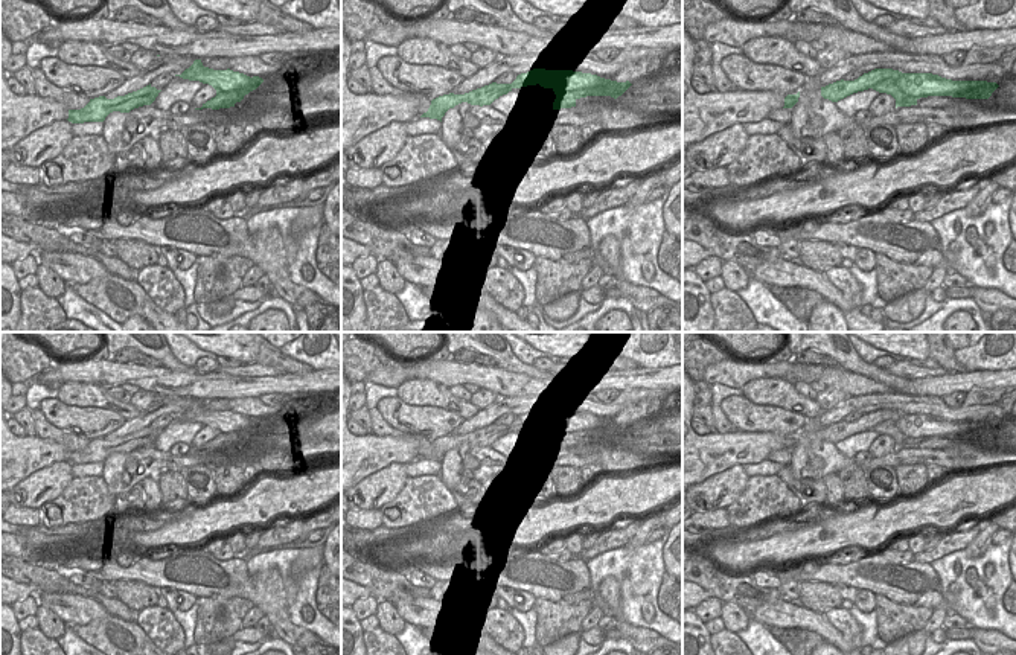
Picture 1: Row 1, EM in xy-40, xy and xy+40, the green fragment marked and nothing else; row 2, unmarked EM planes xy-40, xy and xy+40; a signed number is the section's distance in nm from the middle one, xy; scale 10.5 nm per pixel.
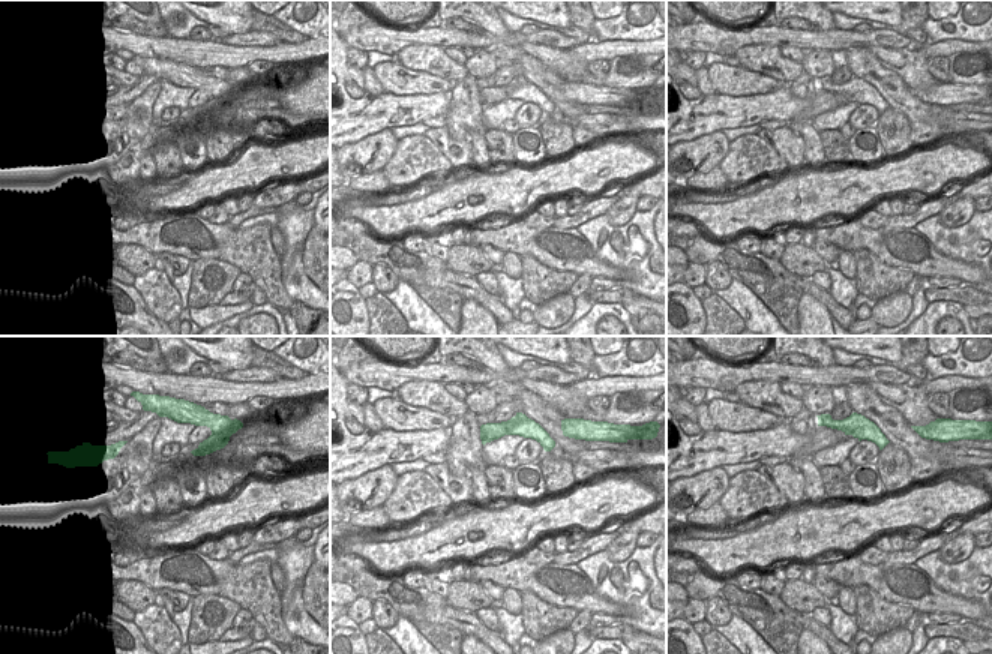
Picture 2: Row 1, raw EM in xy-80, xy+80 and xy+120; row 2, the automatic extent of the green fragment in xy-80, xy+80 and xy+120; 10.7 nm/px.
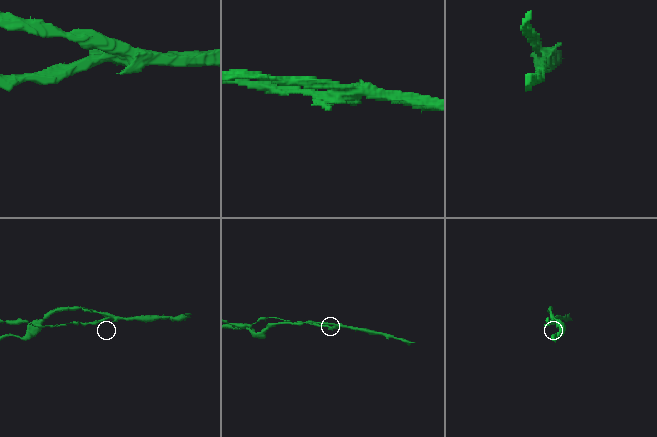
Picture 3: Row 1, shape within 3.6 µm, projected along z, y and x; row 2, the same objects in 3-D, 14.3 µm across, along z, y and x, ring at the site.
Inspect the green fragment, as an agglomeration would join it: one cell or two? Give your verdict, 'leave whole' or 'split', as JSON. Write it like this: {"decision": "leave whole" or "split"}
{"decision": "split"}

